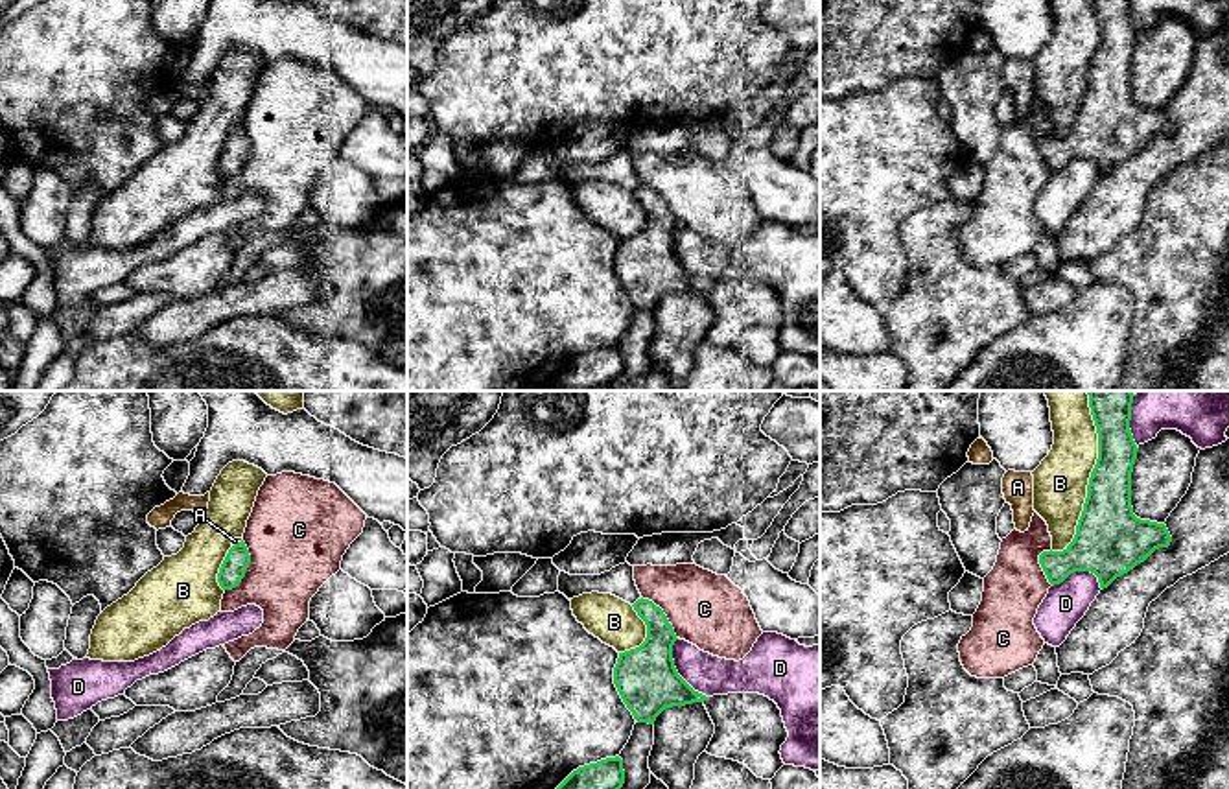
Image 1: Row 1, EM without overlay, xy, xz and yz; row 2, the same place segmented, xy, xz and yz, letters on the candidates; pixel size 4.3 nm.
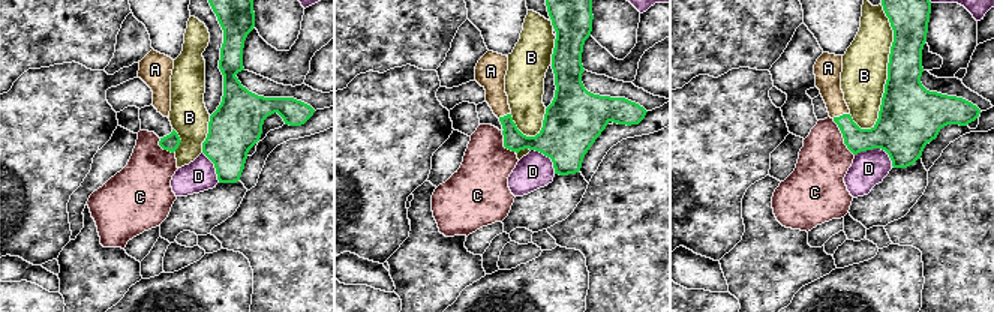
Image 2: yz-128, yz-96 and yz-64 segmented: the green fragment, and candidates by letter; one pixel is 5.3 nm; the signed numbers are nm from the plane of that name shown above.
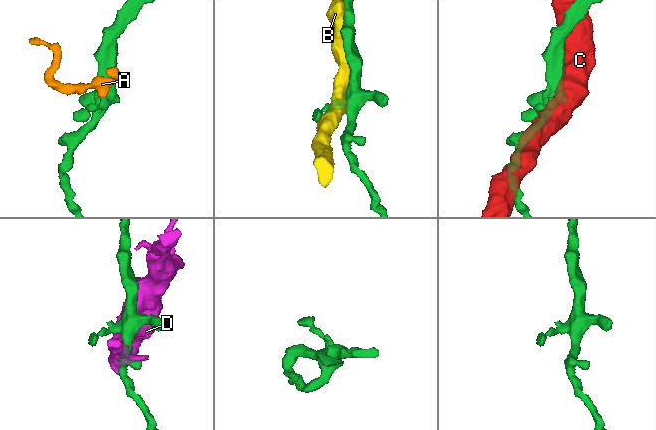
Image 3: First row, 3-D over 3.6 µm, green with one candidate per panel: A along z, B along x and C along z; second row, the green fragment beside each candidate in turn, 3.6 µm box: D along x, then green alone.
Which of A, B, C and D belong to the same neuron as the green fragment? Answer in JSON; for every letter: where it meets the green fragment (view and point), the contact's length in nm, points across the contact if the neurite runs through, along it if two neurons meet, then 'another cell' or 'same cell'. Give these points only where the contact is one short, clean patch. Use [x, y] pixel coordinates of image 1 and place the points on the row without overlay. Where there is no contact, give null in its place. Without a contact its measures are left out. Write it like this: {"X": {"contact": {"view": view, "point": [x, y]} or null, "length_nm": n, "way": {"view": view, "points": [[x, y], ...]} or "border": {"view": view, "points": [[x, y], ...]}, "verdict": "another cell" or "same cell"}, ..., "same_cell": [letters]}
{"A": {"contact": {"view": "xy", "point": [238, 129]}, "length_nm": 60, "way": {"view": "xy", "points": [[233, 157], [238, 146], [238, 129], [234, 128]]}, "verdict": "same cell"}, "B": {"contact": {"view": "yz", "point": [1088, 74]}, "length_nm": 650, "verdict": "another cell"}, "C": {"contact": {"view": "xy", "point": [247, 153]}, "length_nm": 240, "verdict": "another cell"}, "D": {"contact": {"view": "xz", "point": [675, 257]}, "length_nm": 300, "verdict": "another cell"}, "same_cell": ["A"]}

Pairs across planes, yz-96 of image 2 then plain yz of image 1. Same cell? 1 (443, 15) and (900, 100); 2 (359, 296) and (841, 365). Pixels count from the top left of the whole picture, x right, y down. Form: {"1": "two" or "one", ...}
{"1": "two", "2": "one"}

